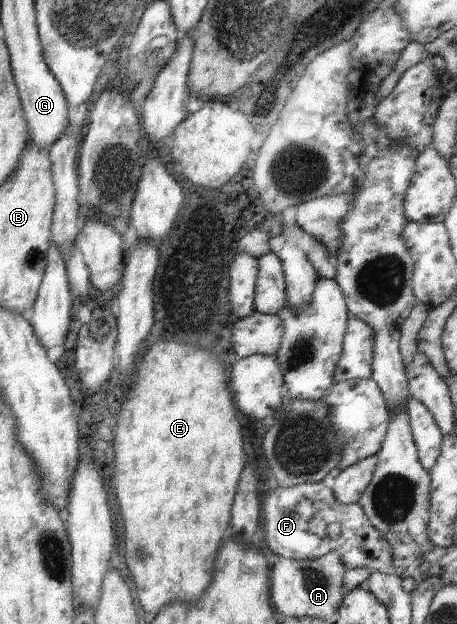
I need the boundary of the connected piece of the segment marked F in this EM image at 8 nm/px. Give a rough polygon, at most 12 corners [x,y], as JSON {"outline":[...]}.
{"outline":[[322,482],[273,490],[265,542],[291,560],[341,556],[393,573],[393,548],[358,502]]}

